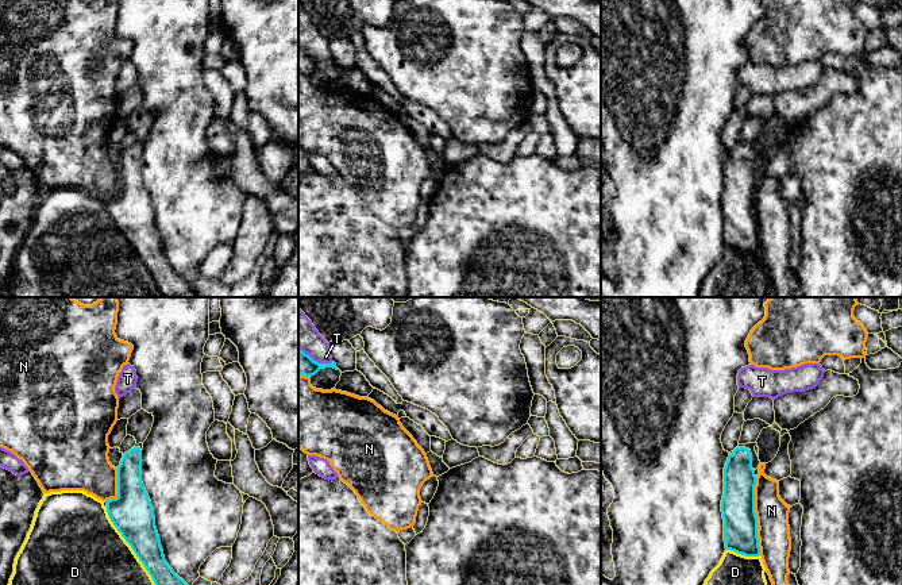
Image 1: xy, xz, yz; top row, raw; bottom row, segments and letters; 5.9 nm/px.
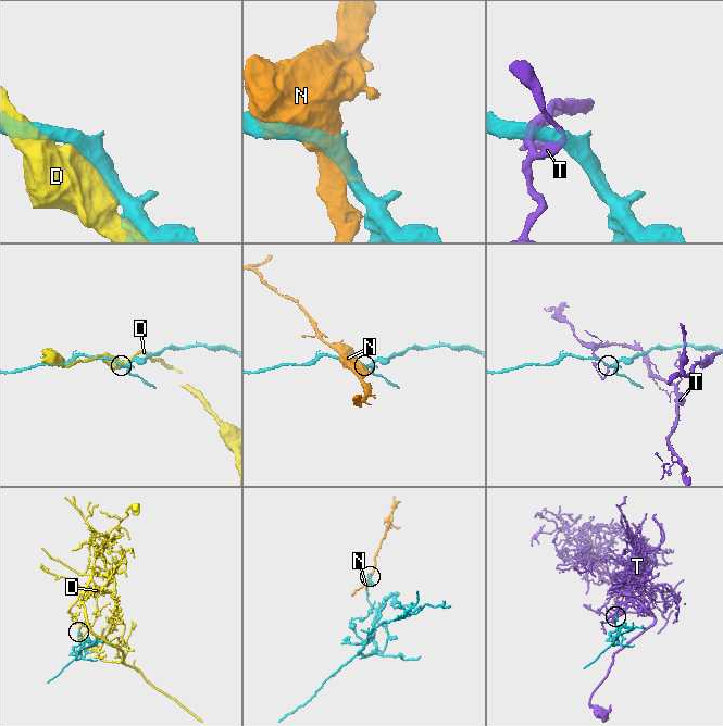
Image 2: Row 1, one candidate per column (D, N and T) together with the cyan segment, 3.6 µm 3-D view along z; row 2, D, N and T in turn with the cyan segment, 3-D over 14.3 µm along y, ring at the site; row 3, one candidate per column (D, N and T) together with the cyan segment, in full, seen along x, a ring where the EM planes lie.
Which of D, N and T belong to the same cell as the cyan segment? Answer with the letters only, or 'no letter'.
no letter

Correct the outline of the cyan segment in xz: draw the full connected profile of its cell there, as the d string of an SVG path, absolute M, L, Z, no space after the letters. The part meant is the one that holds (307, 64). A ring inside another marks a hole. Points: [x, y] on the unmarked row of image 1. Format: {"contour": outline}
{"contour": "M298 47L298 72L311 76L320 66L325 66L325 65L334 65L334 66L339 68L336 65L335 59L331 59L331 61L319 61L319 59L313 58L308 51L305 51L304 49Z"}

